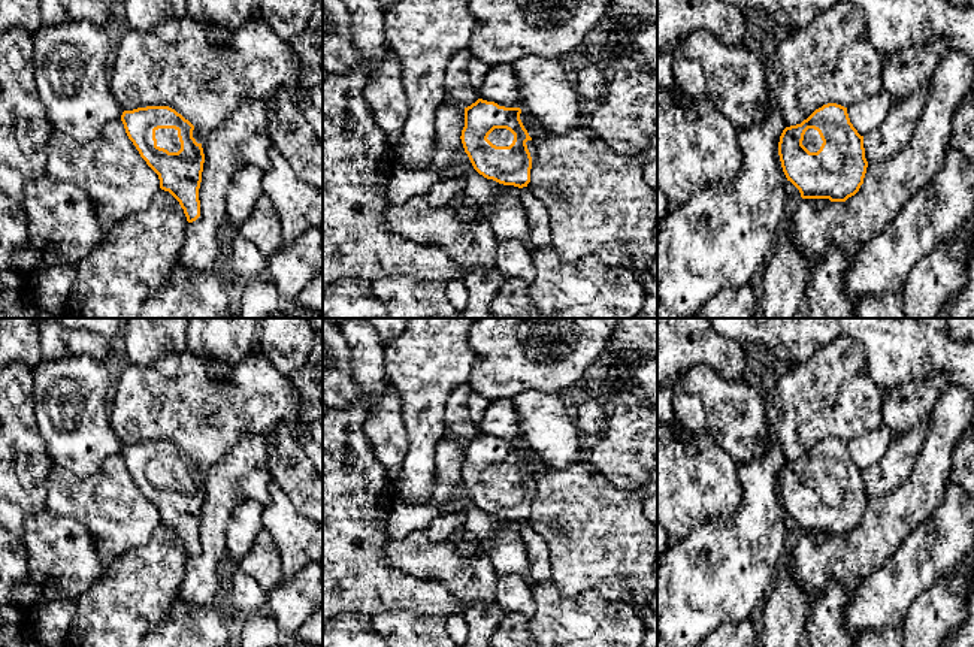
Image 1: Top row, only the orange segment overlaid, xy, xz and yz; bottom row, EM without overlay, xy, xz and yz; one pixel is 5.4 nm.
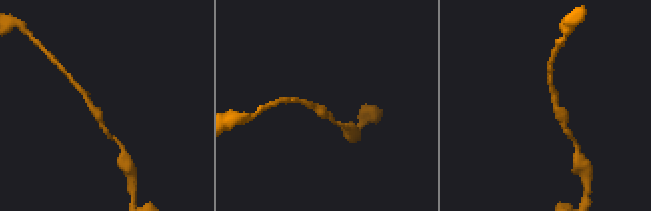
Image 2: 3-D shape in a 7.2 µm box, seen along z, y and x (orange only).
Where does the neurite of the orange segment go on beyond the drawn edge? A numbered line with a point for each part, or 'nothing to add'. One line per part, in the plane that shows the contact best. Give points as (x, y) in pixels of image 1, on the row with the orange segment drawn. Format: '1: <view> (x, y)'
1: xy (166, 138)

